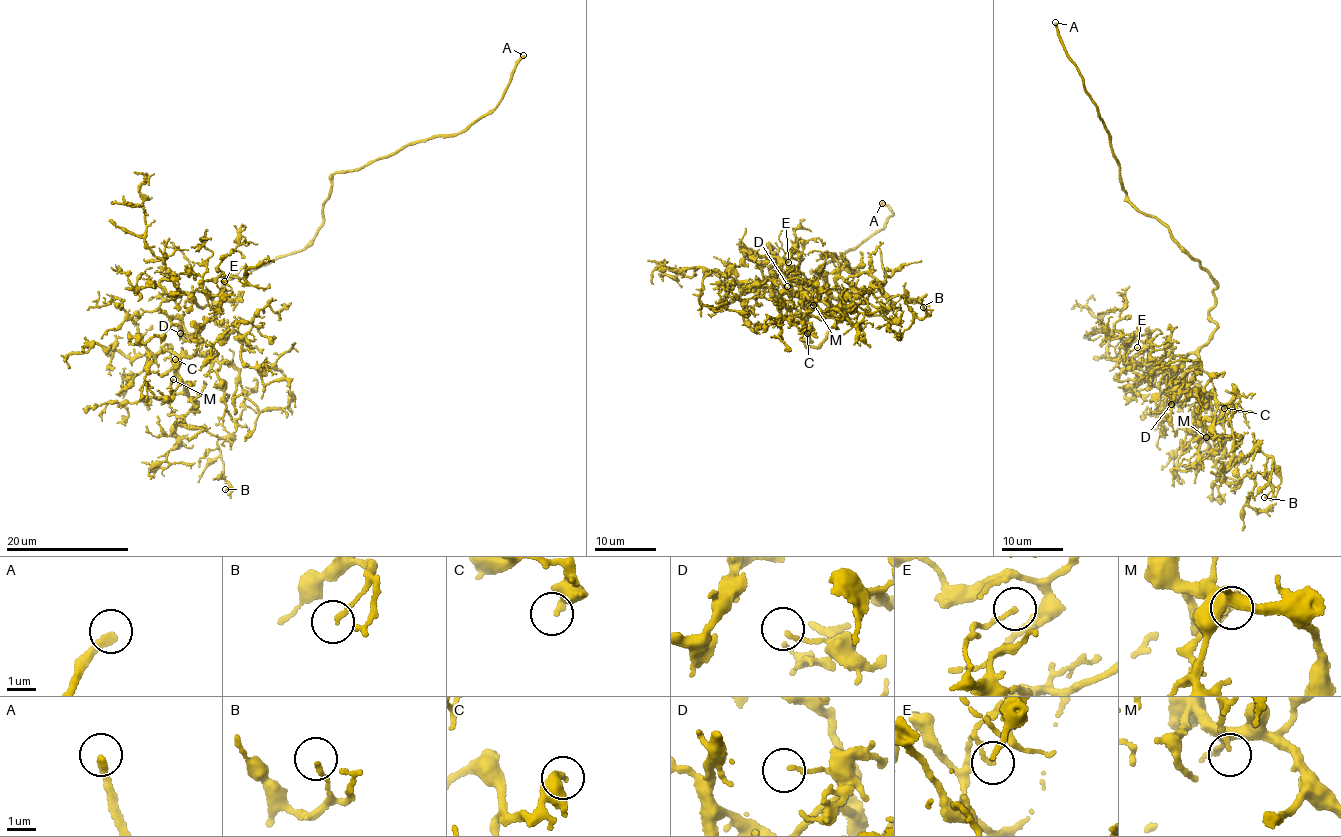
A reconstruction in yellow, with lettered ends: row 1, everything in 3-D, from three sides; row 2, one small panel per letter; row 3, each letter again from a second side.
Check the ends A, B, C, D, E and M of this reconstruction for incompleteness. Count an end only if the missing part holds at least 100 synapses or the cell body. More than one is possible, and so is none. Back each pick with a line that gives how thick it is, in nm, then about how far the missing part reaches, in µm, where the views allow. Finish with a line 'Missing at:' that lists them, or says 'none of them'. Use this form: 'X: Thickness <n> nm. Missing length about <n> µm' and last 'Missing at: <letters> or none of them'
A: Thickness 280 nm. Missing length about 15 µm
Missing at: A

